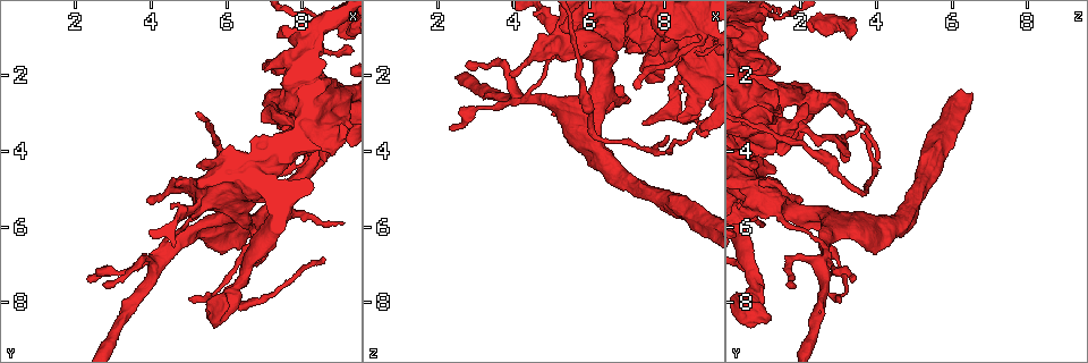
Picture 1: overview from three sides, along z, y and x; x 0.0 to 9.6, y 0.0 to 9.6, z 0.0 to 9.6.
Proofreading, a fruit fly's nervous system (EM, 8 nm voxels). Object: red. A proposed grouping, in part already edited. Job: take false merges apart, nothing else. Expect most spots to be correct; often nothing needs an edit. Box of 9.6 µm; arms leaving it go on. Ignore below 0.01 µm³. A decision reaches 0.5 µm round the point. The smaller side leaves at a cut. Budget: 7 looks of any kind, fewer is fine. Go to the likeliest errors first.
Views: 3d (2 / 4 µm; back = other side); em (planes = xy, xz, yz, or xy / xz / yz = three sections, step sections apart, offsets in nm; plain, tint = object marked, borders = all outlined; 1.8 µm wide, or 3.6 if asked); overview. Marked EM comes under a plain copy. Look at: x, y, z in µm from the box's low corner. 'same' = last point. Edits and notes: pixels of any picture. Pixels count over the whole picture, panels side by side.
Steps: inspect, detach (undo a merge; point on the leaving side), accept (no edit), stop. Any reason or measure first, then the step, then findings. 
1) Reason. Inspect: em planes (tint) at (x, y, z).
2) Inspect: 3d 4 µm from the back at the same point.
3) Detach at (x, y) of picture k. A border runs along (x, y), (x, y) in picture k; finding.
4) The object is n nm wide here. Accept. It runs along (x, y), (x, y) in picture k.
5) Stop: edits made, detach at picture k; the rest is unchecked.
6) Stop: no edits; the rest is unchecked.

Four-way junction. Inspect: em xy step 16 (tint) at (4.25, 6.90, 2.65).

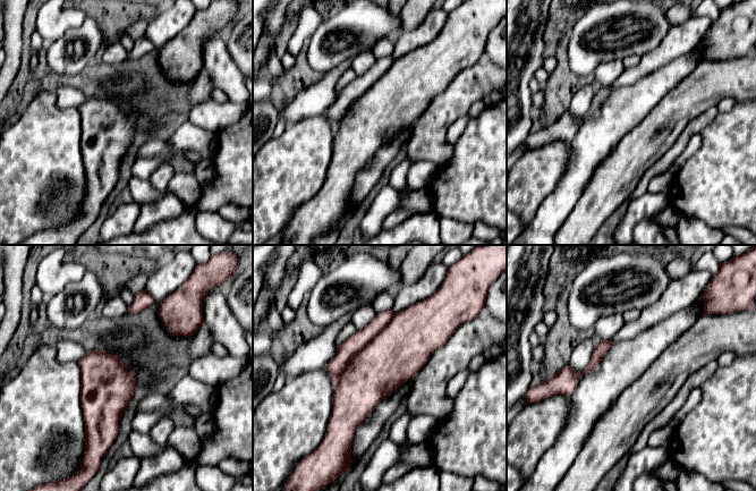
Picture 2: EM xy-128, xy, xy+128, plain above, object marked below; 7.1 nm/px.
The object is 260 nm wide here. Accept. All the same neuron.

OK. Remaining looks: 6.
Branch point. Inspect: em planes (tint) at (8.90, 3.15, 3.35).

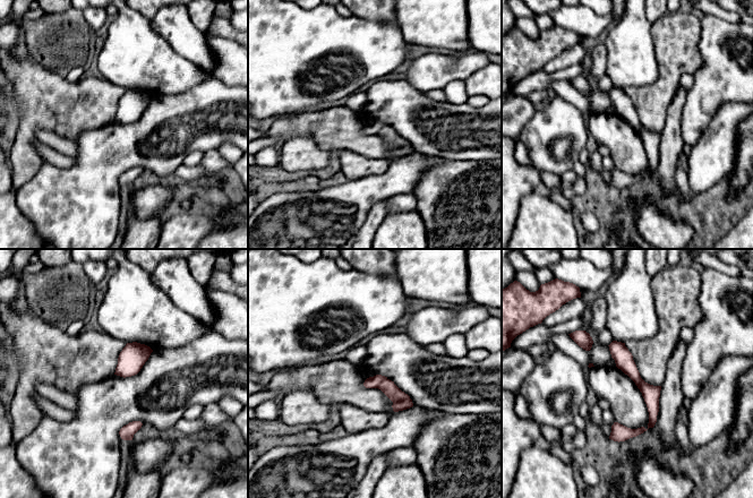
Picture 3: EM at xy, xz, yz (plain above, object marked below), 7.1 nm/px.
Detach at (374, 381) of picture 3. A border runs along (387, 379), (384, 379), (376, 387) in picture 3; two neurons meet here.

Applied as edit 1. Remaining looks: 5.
Inspect: overview.

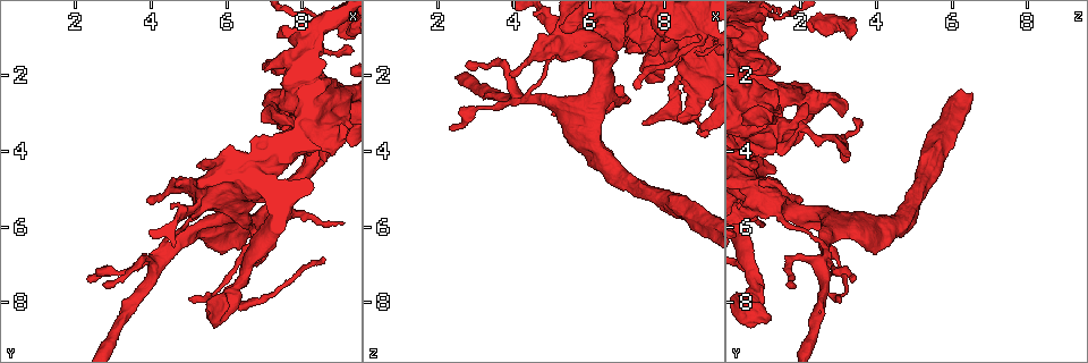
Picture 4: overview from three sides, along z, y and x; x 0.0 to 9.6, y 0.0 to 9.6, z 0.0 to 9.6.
Calibre changes. Inspect: em planes (tint) at (9.20, 0.75, 3.25).

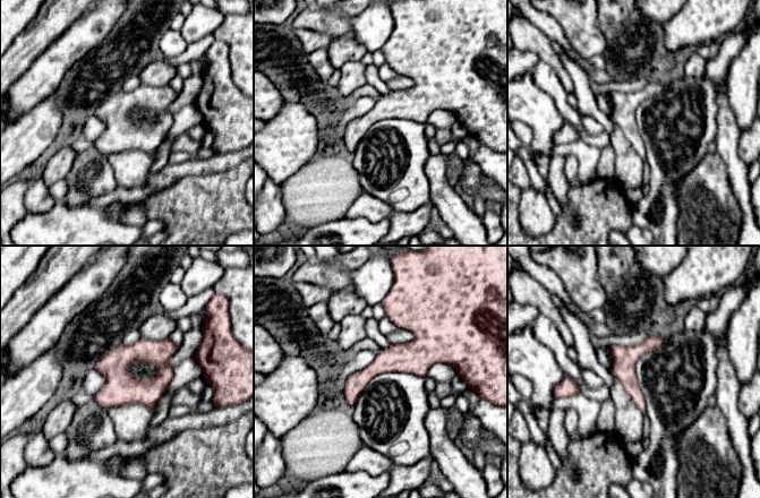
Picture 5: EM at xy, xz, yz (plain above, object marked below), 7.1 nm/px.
Accept. It runs along (386, 305), (417, 341), (374, 368), (350, 401) in picture 5; continuous, no second neuron.

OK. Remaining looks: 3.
Stop: edits made, detach at picture 3; the rest is unchecked.

